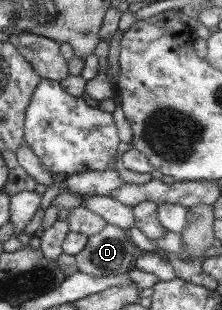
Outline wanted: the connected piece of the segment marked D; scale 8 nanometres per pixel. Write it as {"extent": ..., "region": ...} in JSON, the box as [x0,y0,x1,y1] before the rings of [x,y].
{"extent":[74,224,135,278],"region":[[[105,224],[100,232],[87,237],[84,248],[74,255],[76,270],[94,278],[124,274],[132,268],[135,249],[124,229]]]}

